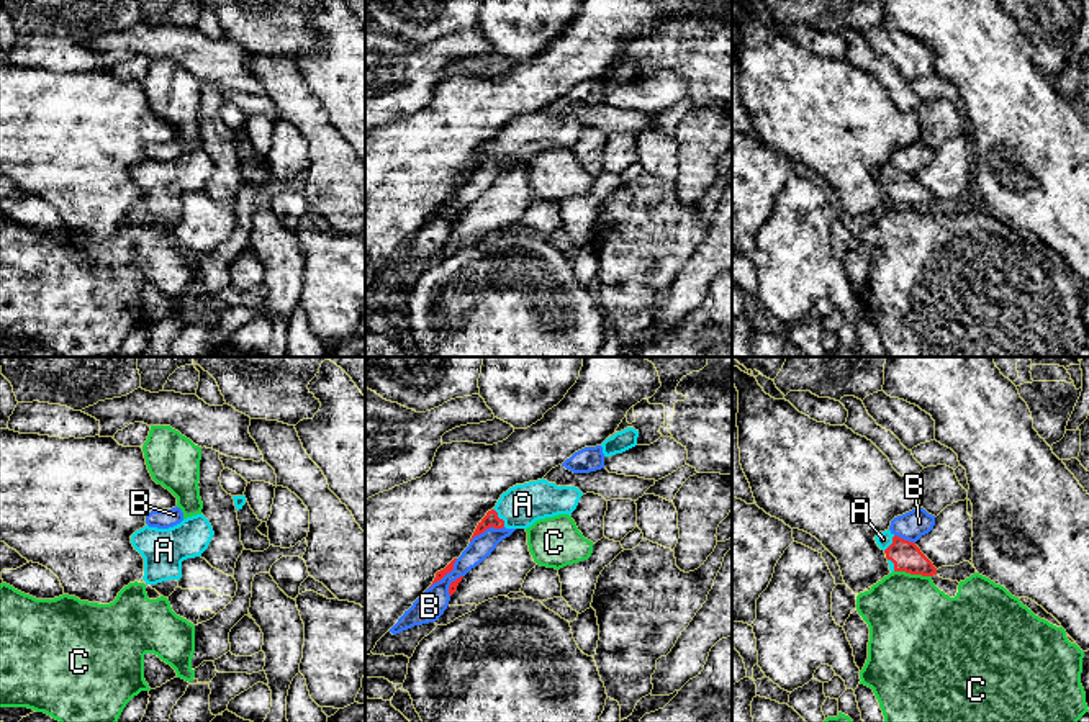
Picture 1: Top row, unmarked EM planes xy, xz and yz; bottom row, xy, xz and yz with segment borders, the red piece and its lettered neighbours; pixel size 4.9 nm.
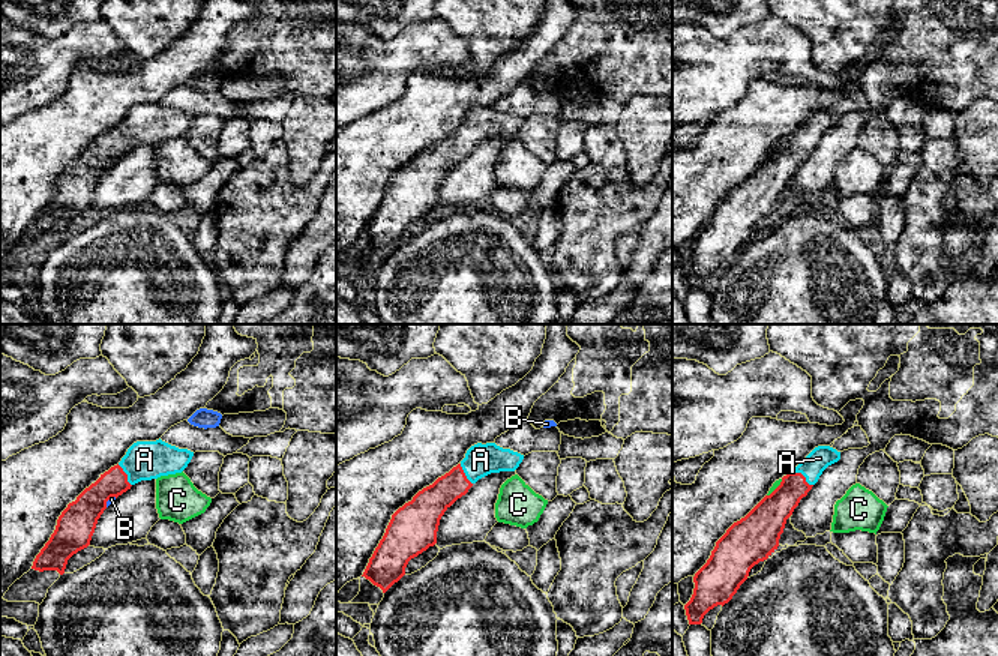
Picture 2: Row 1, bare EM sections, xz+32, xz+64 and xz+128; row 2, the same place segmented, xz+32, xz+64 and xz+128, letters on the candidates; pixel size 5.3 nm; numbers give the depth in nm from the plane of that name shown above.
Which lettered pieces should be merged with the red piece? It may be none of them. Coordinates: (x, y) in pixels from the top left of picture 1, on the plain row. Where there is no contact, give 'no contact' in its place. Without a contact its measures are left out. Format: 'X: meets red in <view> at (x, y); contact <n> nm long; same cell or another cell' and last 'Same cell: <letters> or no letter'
A: meets red in xz at (498, 151); contact 110 nm long; same cell
B: meets red in xz at (485, 162); contact 190 nm long; another cell
C: meets red in yz at (912, 207); contact 190 nm long; another cell
Same cell: A

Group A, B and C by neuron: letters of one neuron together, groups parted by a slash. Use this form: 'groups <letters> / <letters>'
groups A / B / C

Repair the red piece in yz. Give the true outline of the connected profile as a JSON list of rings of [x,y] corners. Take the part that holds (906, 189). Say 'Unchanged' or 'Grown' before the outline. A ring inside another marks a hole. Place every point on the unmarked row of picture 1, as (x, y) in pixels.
Grown. [[[891,164],[879,165],[874,170],[878,180],[886,187],[889,203],[906,205],[911,208],[933,210],[937,201],[920,185],[920,182],[909,174],[894,169]]]

